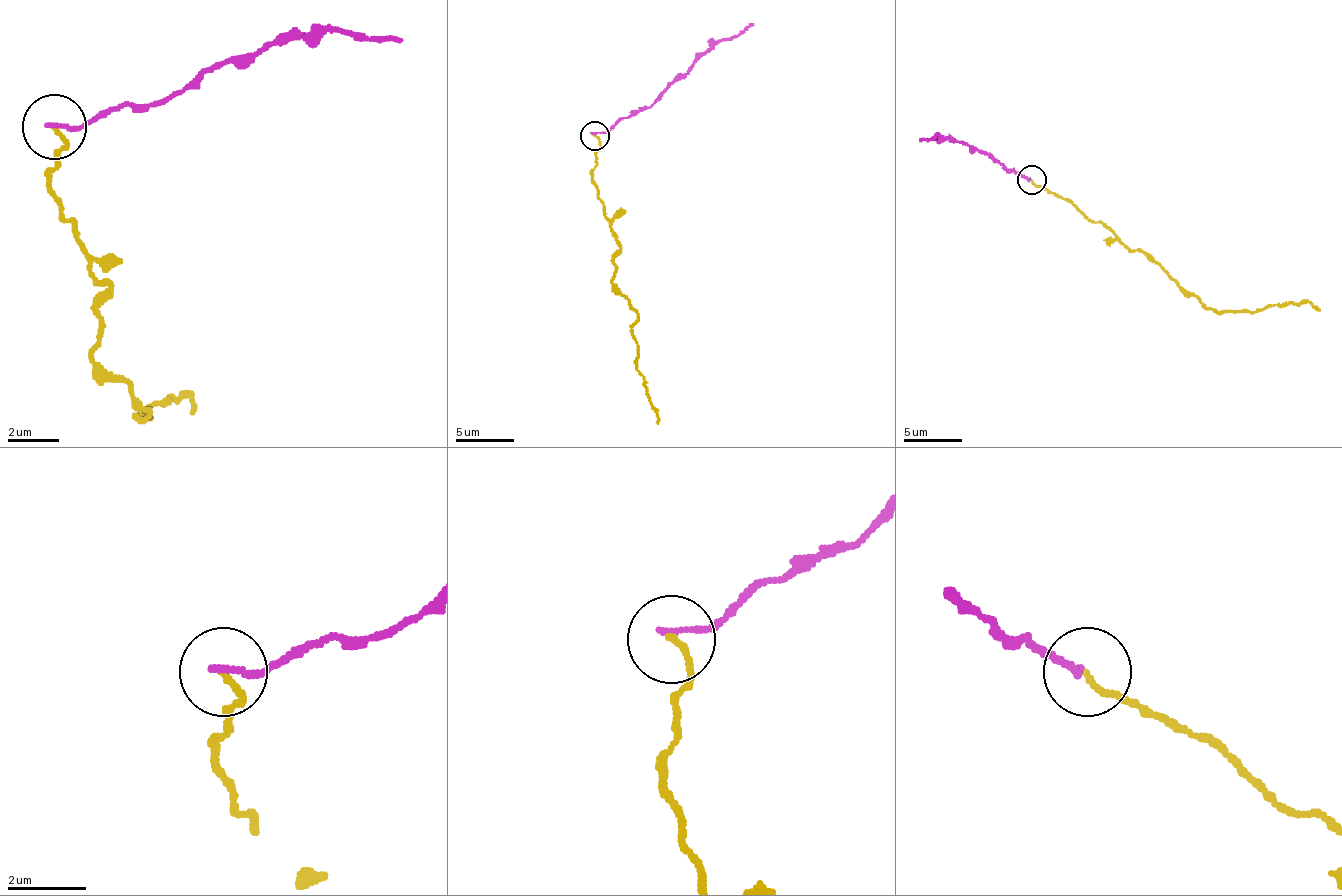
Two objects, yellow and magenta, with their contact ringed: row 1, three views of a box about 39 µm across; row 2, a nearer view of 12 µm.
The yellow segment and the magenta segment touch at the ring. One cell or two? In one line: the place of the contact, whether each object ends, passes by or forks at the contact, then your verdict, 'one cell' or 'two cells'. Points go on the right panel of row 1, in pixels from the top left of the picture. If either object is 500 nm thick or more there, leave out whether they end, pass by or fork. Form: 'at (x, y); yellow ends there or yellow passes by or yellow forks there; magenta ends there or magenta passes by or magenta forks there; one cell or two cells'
at (1031, 179); yellow ends there; magenta ends there; two cells

